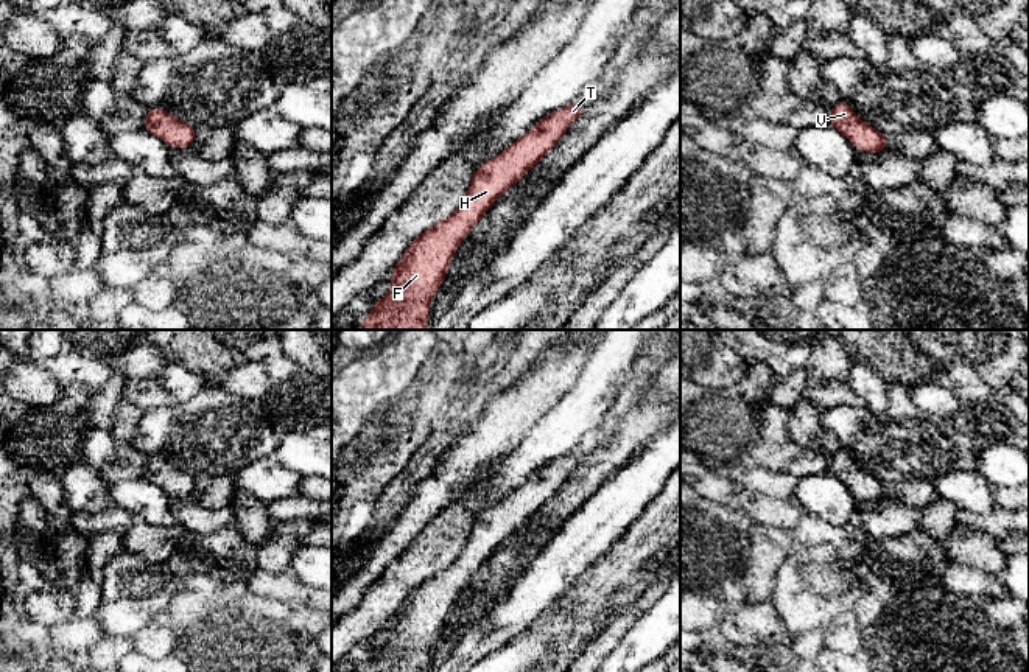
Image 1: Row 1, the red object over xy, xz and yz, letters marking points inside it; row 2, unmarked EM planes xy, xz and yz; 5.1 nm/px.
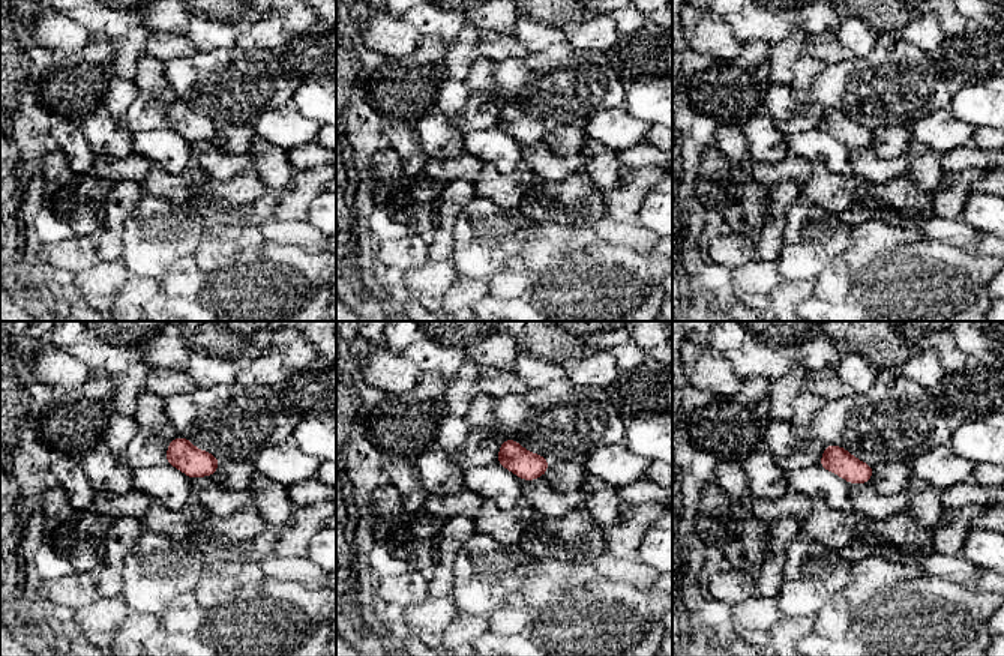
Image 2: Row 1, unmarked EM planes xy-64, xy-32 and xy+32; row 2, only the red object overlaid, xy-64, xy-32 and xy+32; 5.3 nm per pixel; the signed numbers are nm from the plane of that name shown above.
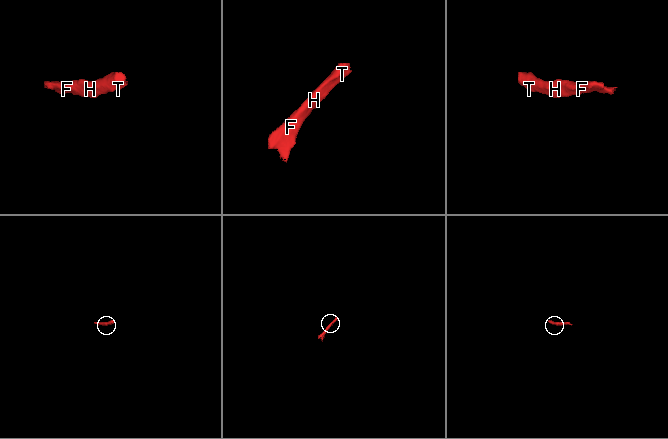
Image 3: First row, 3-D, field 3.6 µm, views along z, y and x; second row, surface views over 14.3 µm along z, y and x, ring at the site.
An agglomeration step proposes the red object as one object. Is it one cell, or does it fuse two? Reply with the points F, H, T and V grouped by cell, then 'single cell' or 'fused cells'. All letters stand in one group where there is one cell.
F H T V | single cell

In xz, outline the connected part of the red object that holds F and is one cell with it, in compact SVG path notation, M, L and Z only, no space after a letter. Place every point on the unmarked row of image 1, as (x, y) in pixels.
M581 451L568 453L543 465L500 504L484 510L472 524L461 554L448 566L419 583L408 594L400 611L389 619L392 638L374 652L364 672L430 672L430 650L469 579L498 544L518 530L531 515L540 512L584 460Z

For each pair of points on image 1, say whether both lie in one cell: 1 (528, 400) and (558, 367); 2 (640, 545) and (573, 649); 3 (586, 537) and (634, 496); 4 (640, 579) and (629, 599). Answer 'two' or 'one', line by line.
1: one
2: one
3: one
4: one

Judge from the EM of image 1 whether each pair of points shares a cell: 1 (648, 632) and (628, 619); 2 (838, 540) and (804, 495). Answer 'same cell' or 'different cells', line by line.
1: different cells
2: different cells

